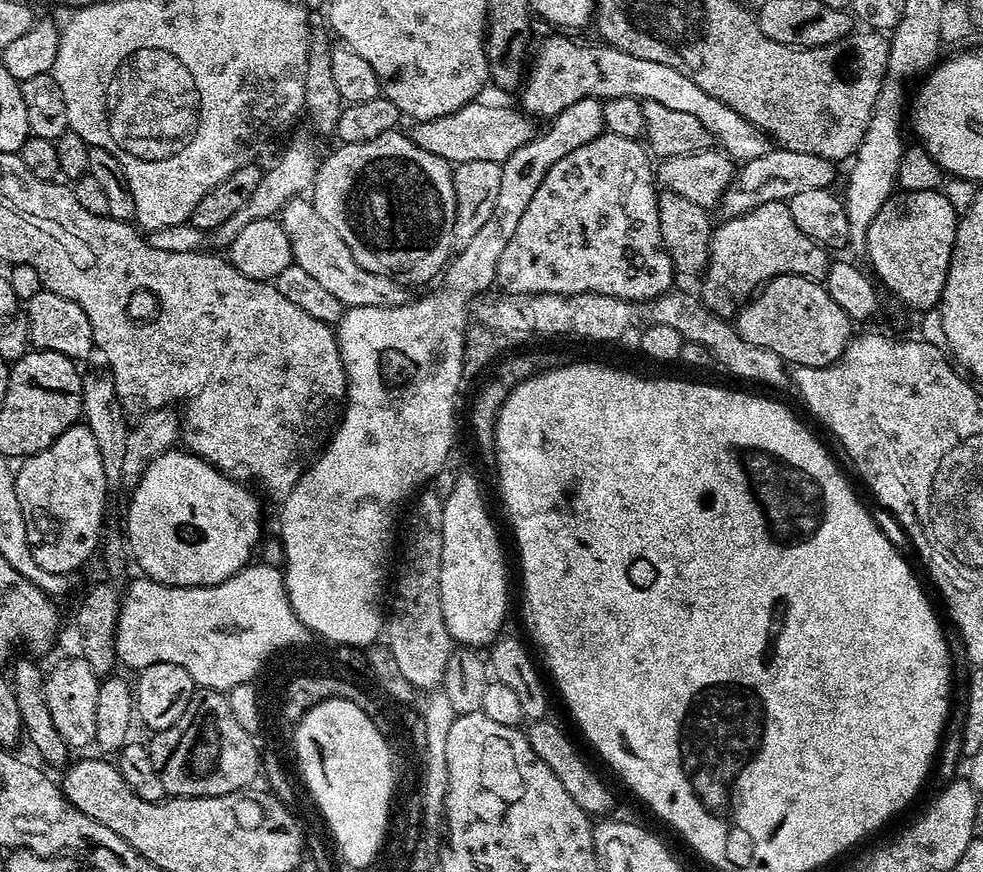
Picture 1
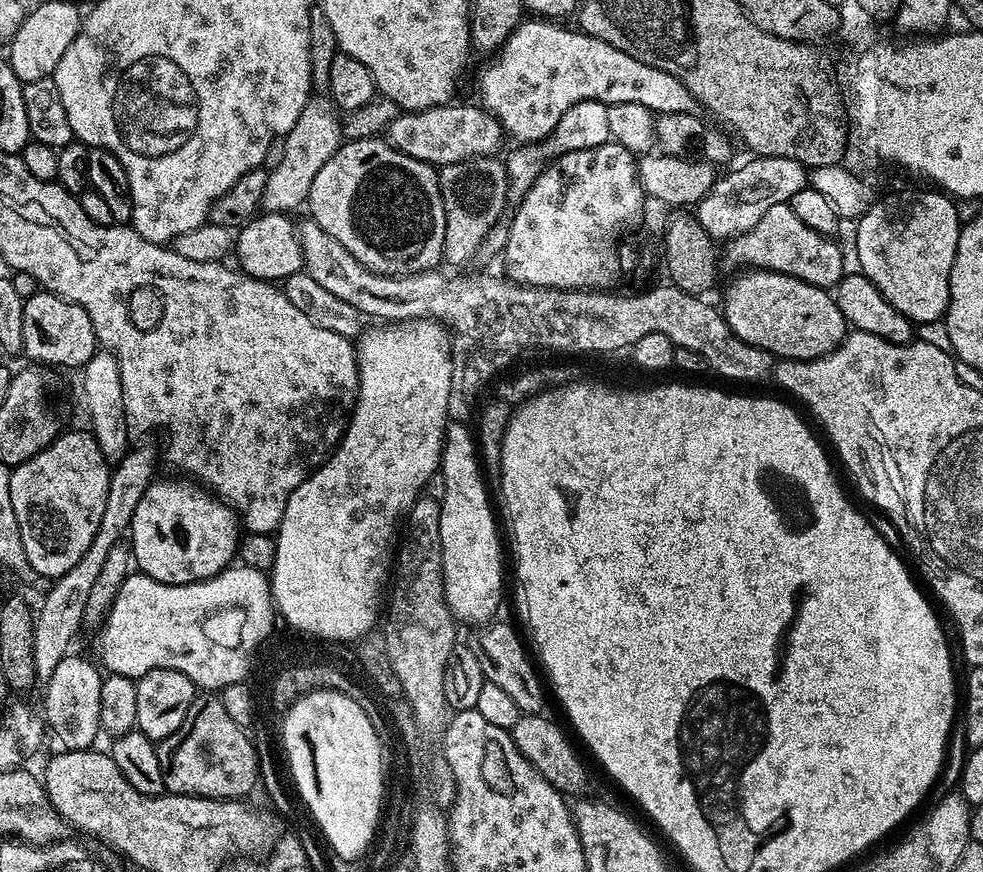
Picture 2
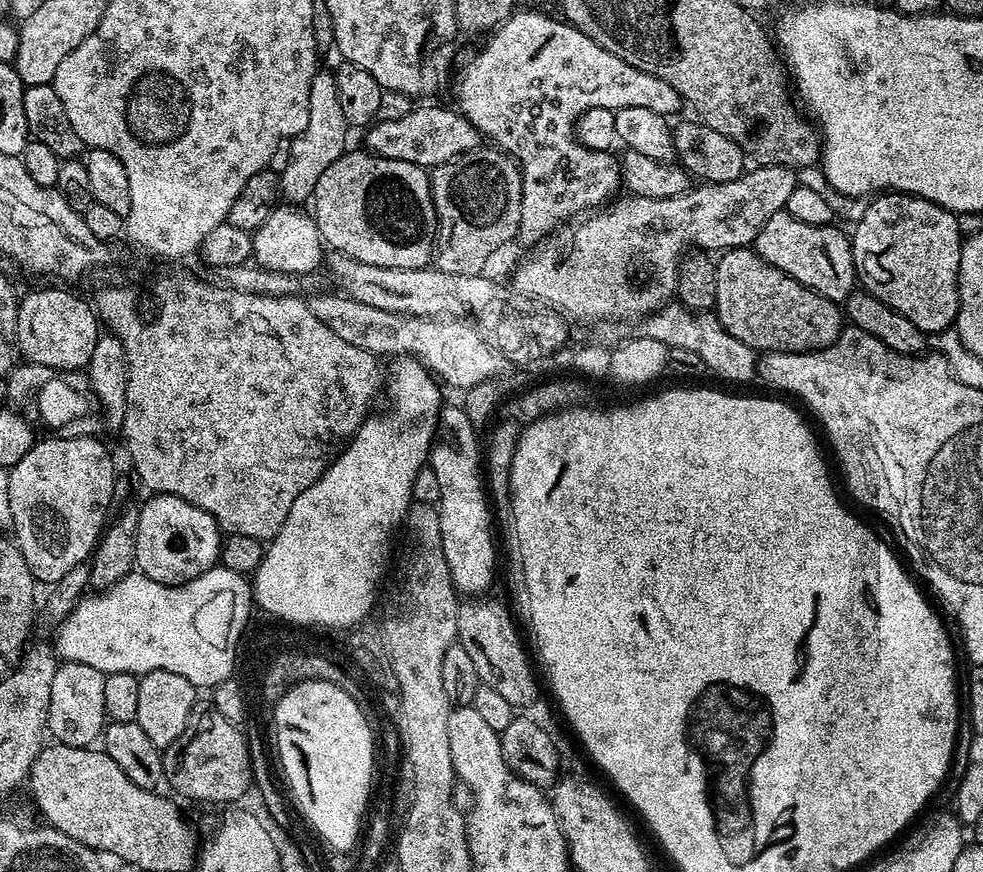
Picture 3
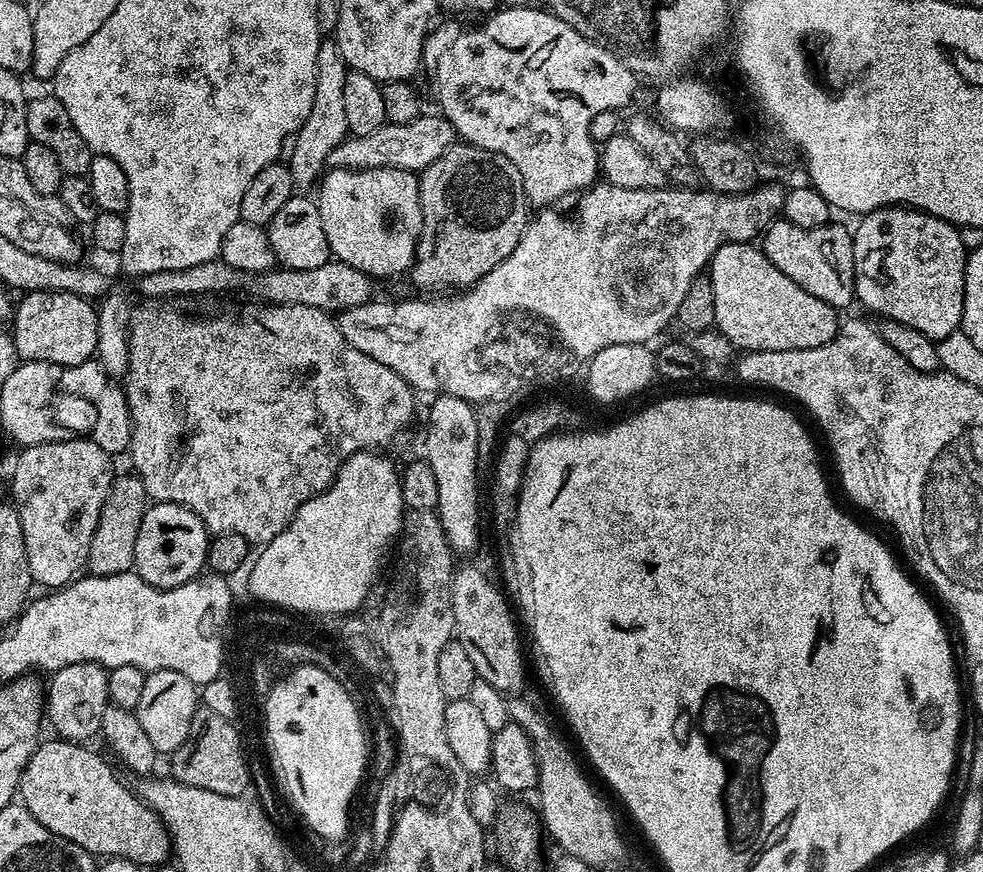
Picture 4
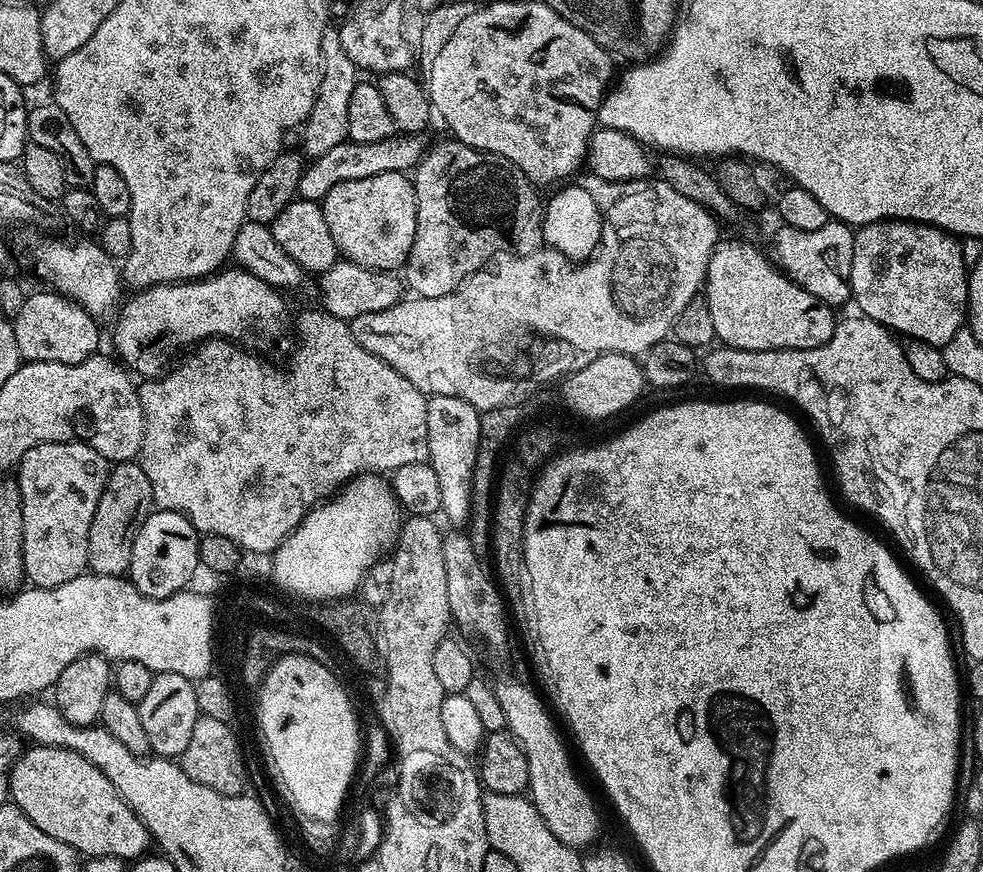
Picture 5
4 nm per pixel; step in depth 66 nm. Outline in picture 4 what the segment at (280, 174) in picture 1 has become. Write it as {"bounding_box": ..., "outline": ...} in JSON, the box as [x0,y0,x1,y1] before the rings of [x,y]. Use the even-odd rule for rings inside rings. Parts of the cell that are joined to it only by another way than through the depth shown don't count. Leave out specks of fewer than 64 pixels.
{"bounding_box":[290,39,349,185],"outline":[[[325,39],[318,50],[314,106],[310,106],[310,118],[306,118],[306,122],[294,137],[296,145],[292,148],[290,167],[293,181],[297,185],[312,183],[315,185],[328,168],[330,150],[334,150],[334,146],[338,146],[349,135],[346,126],[346,109],[342,99],[342,86],[346,84],[346,74],[349,71],[348,65],[344,63],[344,59],[340,57],[340,52],[336,48],[335,39]]]}

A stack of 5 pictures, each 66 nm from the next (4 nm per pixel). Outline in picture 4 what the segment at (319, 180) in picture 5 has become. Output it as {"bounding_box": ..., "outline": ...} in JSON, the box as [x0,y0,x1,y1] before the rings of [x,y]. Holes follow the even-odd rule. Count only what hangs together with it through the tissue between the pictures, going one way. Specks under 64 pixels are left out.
{"bounding_box":[328,114,458,173],"outline":[[[422,114],[414,122],[385,123],[374,134],[349,135],[334,150],[330,150],[328,168],[397,168],[407,172],[421,173],[430,162],[442,158],[447,148],[457,143],[458,137],[449,120],[443,115]]]}

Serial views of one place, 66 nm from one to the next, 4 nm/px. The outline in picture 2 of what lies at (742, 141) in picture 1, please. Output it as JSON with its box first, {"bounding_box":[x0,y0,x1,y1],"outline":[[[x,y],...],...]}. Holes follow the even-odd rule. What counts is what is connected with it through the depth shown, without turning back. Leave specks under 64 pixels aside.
{"bounding_box":[480,18,701,143],"outline":[[[544,18],[525,19],[504,41],[492,61],[497,60],[480,76],[483,107],[517,143],[539,143],[544,134],[556,128],[570,106],[582,101],[597,100],[606,105],[638,102],[657,114],[701,111],[694,94],[674,74],[624,56],[622,50],[587,36],[582,30],[571,32],[556,24],[559,23]]]}

